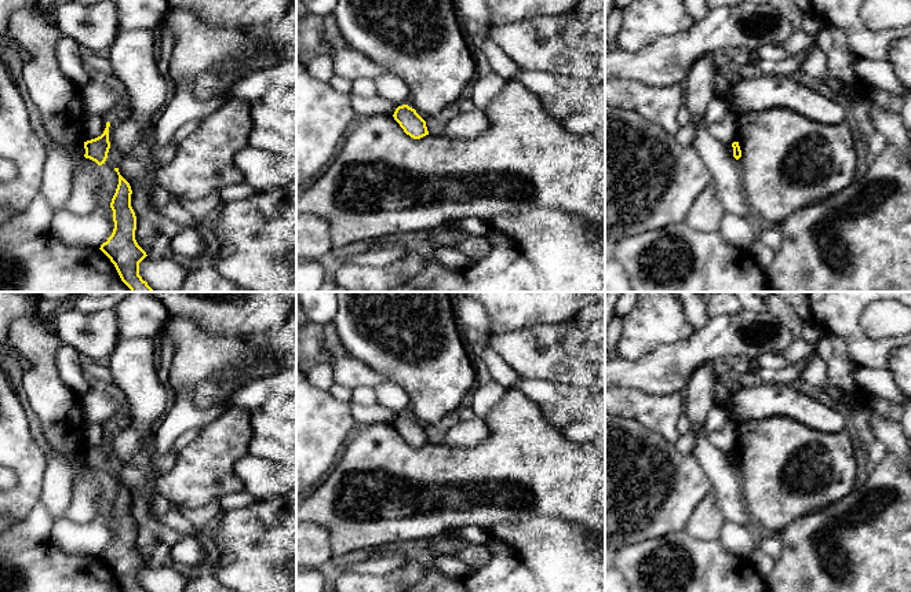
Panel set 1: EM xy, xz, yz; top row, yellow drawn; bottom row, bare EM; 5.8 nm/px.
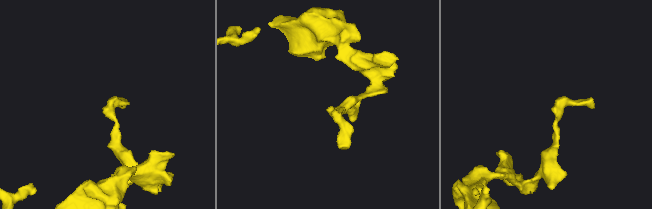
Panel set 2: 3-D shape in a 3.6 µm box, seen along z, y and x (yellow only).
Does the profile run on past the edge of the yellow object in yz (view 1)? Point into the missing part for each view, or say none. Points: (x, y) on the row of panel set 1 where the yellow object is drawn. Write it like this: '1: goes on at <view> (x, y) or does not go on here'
1: does not go on here

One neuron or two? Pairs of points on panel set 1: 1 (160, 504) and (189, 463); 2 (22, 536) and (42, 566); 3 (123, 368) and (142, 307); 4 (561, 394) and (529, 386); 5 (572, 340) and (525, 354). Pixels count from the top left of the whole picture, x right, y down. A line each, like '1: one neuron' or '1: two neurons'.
1: two neurons
2: two neurons
3: two neurons
4: one neuron
5: one neuron

